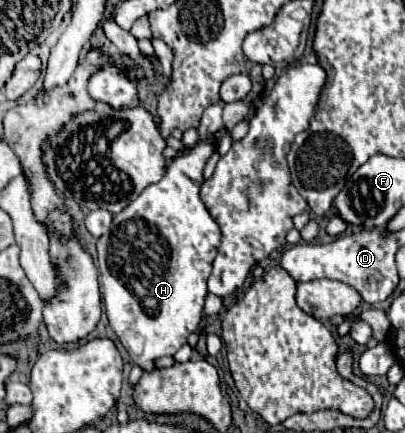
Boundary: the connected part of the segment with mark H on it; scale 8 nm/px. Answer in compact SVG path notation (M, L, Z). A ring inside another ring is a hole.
M225 128L217 130L213 136L192 142L189 152L179 154L167 168L167 174L161 182L147 186L137 200L133 200L125 210L113 216L111 232L103 234L97 240L97 256L99 256L99 272L101 272L101 294L105 300L105 310L109 318L109 326L127 348L131 360L139 364L143 370L153 368L153 360L161 356L173 356L189 338L193 330L197 330L203 318L203 304L207 296L207 278L211 274L211 264L219 246L219 226L209 216L199 190L203 184L203 168L215 146L225 136Z

